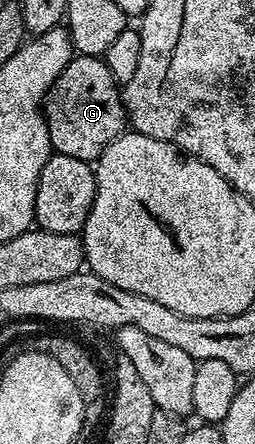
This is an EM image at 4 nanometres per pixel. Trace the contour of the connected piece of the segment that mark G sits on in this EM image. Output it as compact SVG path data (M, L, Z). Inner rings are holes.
M77 54L62 73L54 81L54 85L48 90L44 97L44 123L48 126L50 141L55 154L66 157L78 157L89 161L99 160L100 154L106 150L118 136L126 131L126 112L124 110L124 96L121 84L104 63L103 58L98 55Z

